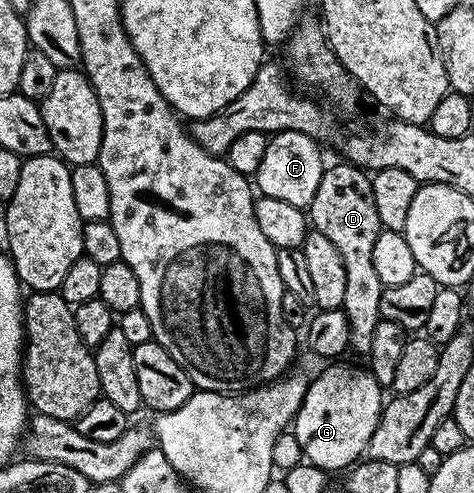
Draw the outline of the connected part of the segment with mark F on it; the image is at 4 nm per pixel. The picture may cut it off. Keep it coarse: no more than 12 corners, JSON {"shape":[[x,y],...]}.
{"shape":[[276,132],[252,177],[303,210],[324,171],[319,141]]}

